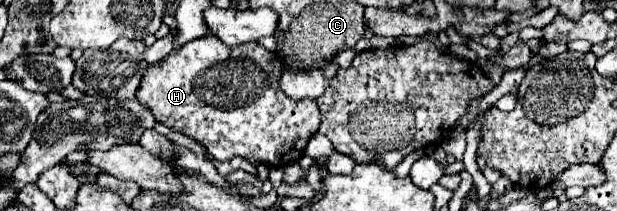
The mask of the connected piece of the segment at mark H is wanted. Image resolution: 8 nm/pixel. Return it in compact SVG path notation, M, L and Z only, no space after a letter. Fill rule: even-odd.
M207 34L187 42L181 46L181 50L171 52L163 64L149 66L141 80L137 98L149 106L157 122L163 122L177 132L197 140L215 160L231 160L233 156L243 156L253 164L287 166L305 154L309 138L319 130L321 114L315 100L289 98L279 86L281 74L283 62L257 42L225 46L217 36Z

